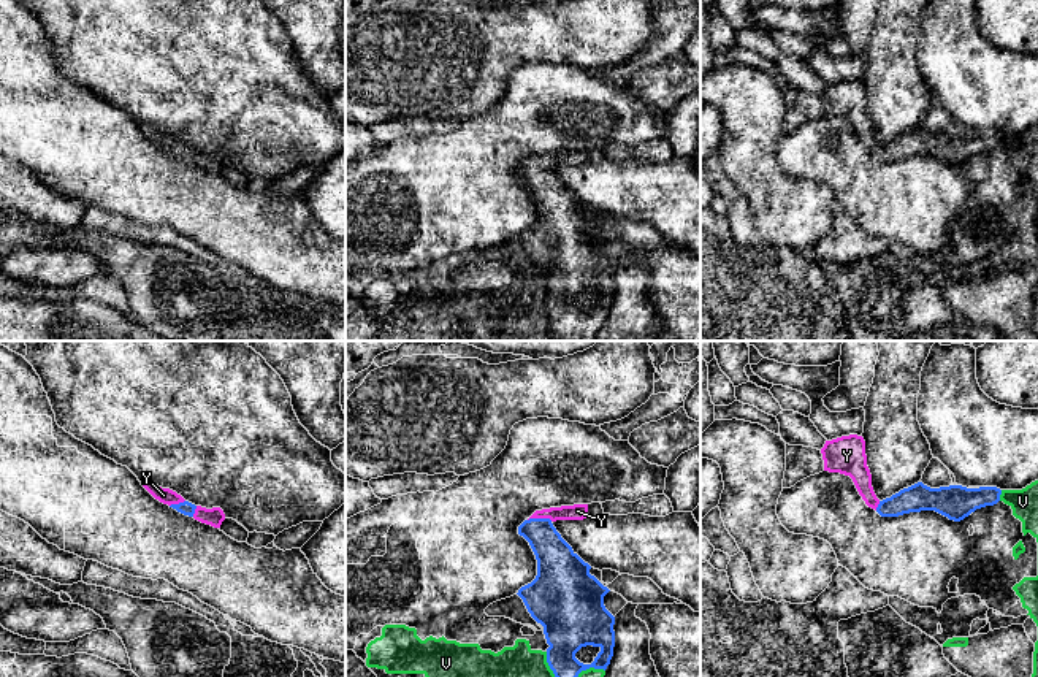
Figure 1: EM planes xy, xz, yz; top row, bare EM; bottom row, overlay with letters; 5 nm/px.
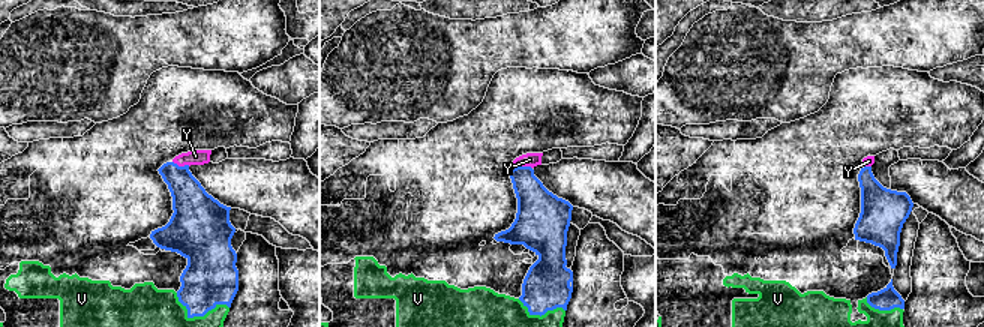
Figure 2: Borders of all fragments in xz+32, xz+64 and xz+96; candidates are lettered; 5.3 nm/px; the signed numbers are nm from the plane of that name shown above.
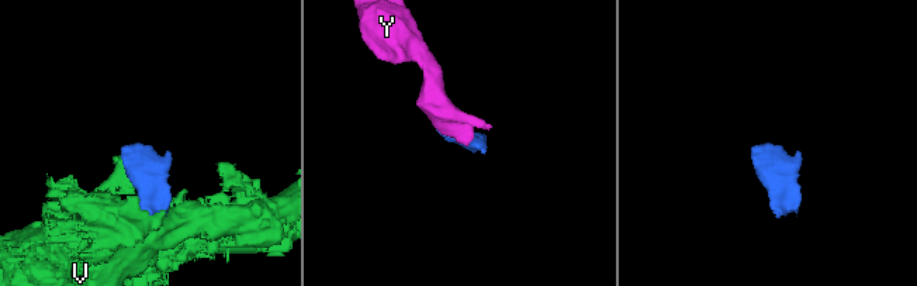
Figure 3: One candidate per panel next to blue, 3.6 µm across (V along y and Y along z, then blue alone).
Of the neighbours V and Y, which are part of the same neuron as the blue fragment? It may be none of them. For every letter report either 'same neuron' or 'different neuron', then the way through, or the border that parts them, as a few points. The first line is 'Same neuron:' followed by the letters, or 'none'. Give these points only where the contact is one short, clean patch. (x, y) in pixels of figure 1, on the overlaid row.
Same neuron: Y
V: different neuron; border xz (604, 669), (587, 668), (577, 676)
Y: same neuron; way xz (557, 563), (541, 535), (541, 519), (577, 511)

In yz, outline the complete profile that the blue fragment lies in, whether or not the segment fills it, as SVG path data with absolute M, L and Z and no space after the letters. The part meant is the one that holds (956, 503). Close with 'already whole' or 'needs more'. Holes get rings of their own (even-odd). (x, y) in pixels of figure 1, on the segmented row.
M849 434L826 441L821 453L824 471L849 476L865 504L881 517L935 511L949 520L960 522L976 509L997 504L1002 495L1002 490L997 487L967 488L949 485L930 488L918 482L880 501L872 487L872 474L867 466L865 441L862 436Z; needs more

